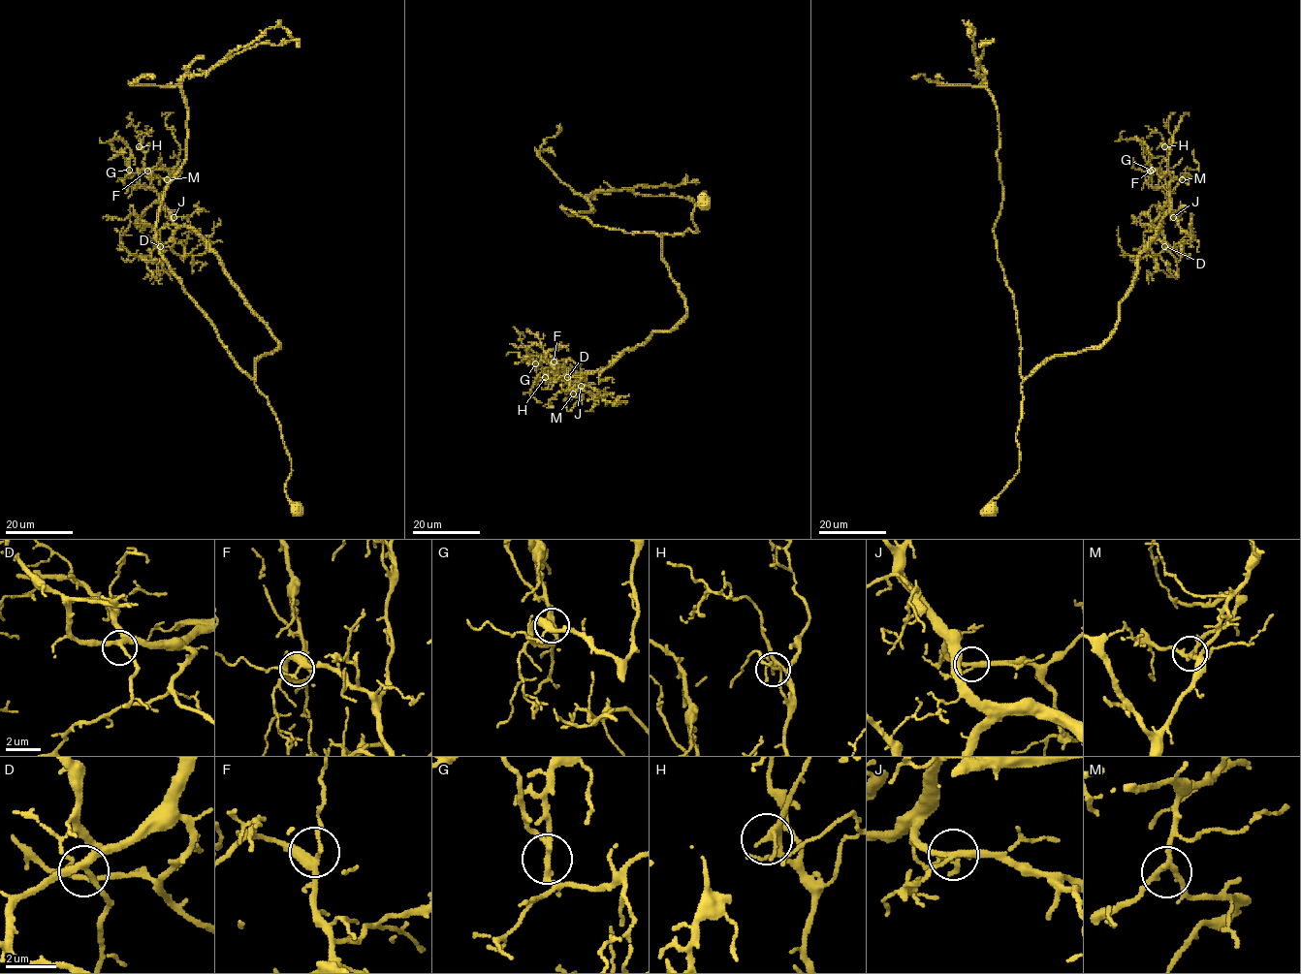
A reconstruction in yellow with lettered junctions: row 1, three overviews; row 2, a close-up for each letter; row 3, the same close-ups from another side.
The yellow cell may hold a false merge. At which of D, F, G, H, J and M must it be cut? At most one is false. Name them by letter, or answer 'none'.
G

